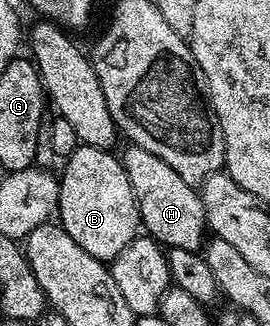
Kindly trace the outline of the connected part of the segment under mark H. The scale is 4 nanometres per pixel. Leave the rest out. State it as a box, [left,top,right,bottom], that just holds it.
[119,145,207,251]

